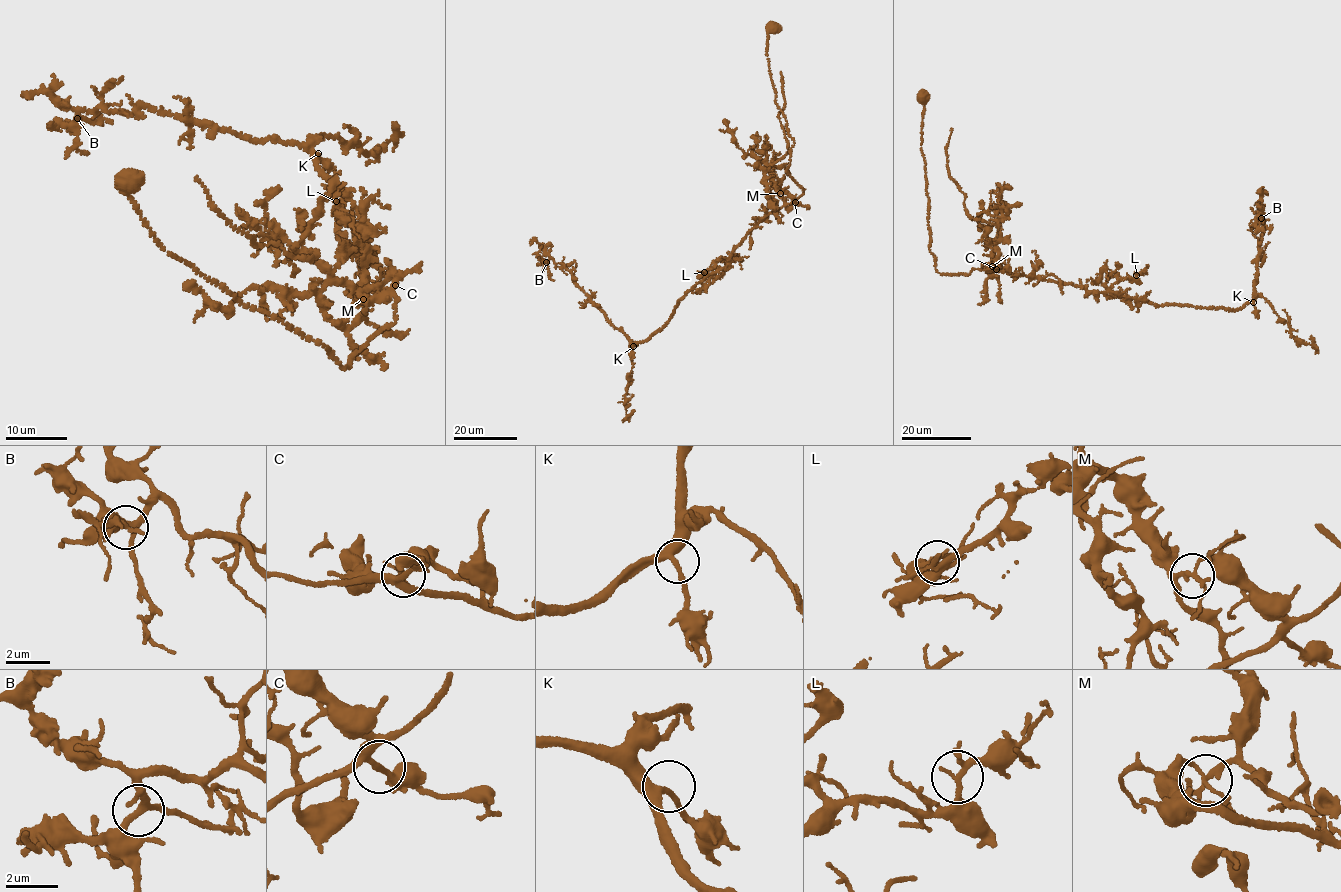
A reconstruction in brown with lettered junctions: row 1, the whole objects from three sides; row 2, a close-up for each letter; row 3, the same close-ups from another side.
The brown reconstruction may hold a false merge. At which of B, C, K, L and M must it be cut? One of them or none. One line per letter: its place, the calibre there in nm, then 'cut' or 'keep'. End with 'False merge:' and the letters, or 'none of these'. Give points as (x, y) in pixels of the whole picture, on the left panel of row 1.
B: (77, 118) | 240 nm | keep
C: (395, 285) | 190 nm | keep
K: (318, 153) | 240 nm | keep
L: (336, 201) | 190 nm | keep
M: (363, 299) | 180 nm | cut
False merge: M

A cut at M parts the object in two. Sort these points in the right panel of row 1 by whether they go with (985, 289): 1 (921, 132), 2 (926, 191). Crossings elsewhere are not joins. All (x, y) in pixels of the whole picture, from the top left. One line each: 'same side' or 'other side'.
1: other side
2: other side

